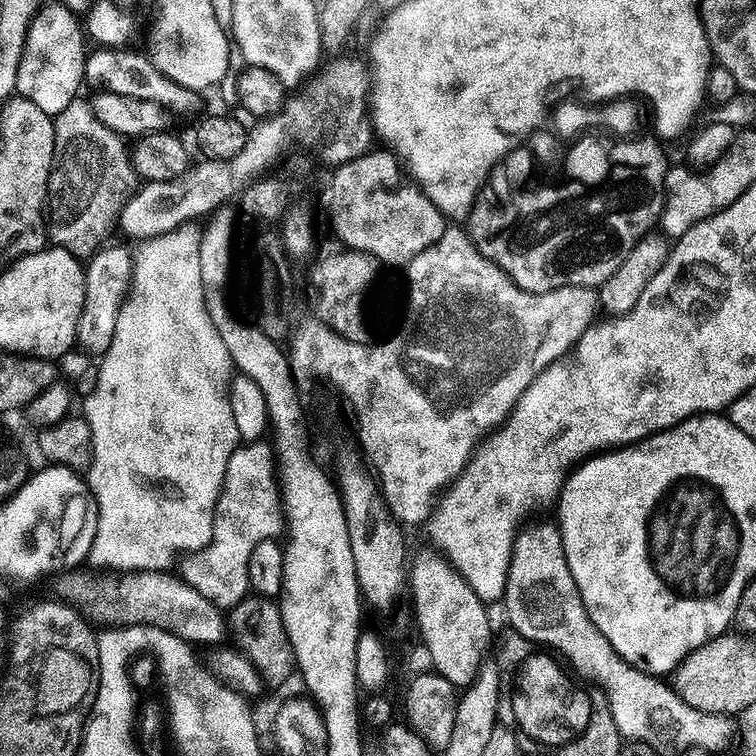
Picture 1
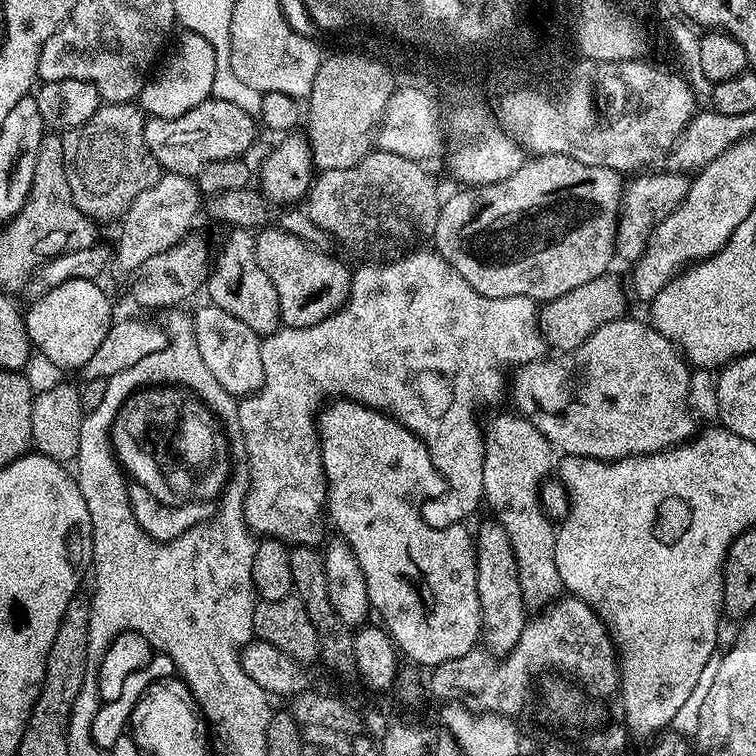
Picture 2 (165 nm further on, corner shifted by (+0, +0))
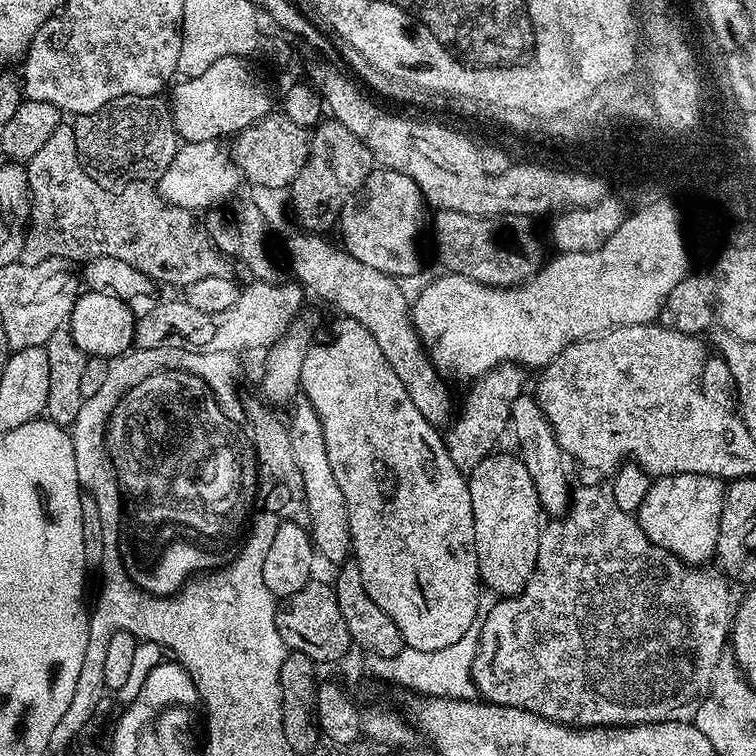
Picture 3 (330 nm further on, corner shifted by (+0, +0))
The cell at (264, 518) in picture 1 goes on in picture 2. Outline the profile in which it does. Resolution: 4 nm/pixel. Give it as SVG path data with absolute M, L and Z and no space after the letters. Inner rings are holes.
M429 250L429 252L412 252L409 251L407 254L409 256L404 256L400 261L389 259L387 262L389 264L384 264L381 268L375 268L375 263L364 262L360 269L352 272L352 289L349 290L348 300L345 301L343 307L339 311L333 313L332 316L328 316L326 319L318 322L317 325L312 326L302 326L301 328L288 328L283 327L276 331L270 333L269 336L263 337L260 341L260 353L262 354L262 366L264 367L264 381L262 386L258 391L252 393L250 396L243 397L238 403L238 422L242 426L242 434L244 435L244 441L246 442L246 450L248 451L248 464L249 469L252 471L252 483L249 486L248 497L244 500L244 520L248 524L249 529L253 533L263 534L268 538L275 538L277 540L283 540L285 536L304 536L304 540L313 540L316 546L323 545L325 543L326 537L324 538L324 520L326 524L326 484L324 481L324 470L320 462L320 437L318 435L318 409L321 407L320 399L323 396L328 396L327 398L340 397L347 398L350 400L358 400L362 404L368 405L369 408L377 408L380 412L387 412L389 416L394 417L396 420L399 420L400 423L407 426L416 437L428 448L428 453L430 458L434 462L434 466L442 473L444 476L445 485L450 489L450 492L453 492L456 495L456 500L465 508L466 511L472 512L476 507L481 507L483 498L484 498L484 487L482 486L482 462L484 461L484 433L482 431L482 424L479 424L476 421L476 407L479 404L496 404L500 400L500 395L505 395L506 384L504 384L500 379L503 378L509 373L509 370L515 369L521 364L528 364L531 360L541 359L542 353L540 352L543 348L546 348L546 341L541 335L540 329L540 314L538 311L537 301L526 298L525 296L519 296L518 298L486 298L486 294L478 294L478 290L474 290L474 286L470 286L470 282L466 282L466 278L462 278L462 274L458 274L458 270L454 270L454 266L450 266L450 262L446 262L446 258L442 258L439 252L435 250Z

